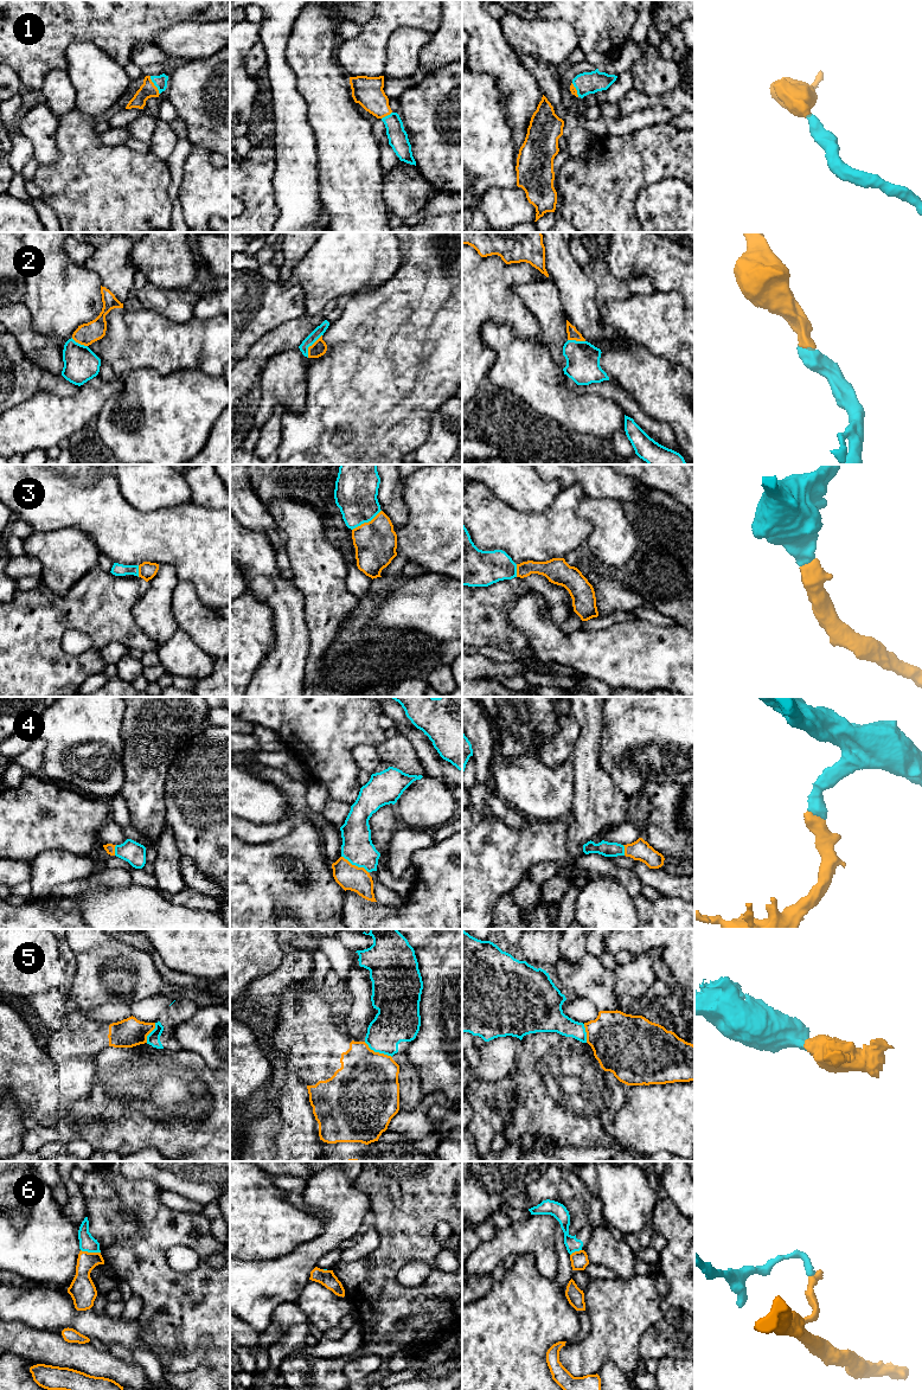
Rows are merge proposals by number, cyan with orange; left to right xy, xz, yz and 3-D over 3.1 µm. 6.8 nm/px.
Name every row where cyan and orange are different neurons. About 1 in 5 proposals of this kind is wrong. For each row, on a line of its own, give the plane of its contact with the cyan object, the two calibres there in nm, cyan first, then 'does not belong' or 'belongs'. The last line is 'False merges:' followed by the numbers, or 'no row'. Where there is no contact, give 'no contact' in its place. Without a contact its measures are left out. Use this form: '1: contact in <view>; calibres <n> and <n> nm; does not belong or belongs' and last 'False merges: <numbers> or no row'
1: contact in xy; calibres 90 and 110 nm; belongs
2: contact in xz; calibres 70 and 100 nm; belongs
3: contact in xz; calibres 300 and 280 nm; belongs
4: contact in xz; calibres 220 and 180 nm; belongs
5: contact in xz; calibres 300 and 440 nm; does not belong
6: contact in xy; calibres 110 and 160 nm; does not belong
False merges: 5, 6

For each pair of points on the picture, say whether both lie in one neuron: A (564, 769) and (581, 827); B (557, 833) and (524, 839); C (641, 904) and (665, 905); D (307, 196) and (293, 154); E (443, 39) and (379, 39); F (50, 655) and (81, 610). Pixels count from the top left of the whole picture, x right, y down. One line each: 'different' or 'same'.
A: different
B: same
C: same
D: same
E: different
F: same

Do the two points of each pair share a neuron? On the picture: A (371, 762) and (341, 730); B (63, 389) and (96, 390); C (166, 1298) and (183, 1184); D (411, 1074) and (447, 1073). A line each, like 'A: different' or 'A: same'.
A: different
B: different
C: different
D: different

